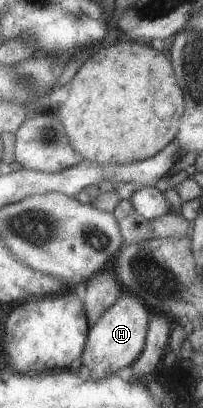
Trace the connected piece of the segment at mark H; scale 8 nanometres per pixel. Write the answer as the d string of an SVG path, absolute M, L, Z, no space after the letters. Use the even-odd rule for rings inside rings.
M123 289L113 304L105 309L98 321L87 330L87 338L81 353L81 365L93 380L102 380L114 374L120 367L130 366L140 355L145 344L145 335L151 311L138 296Z

